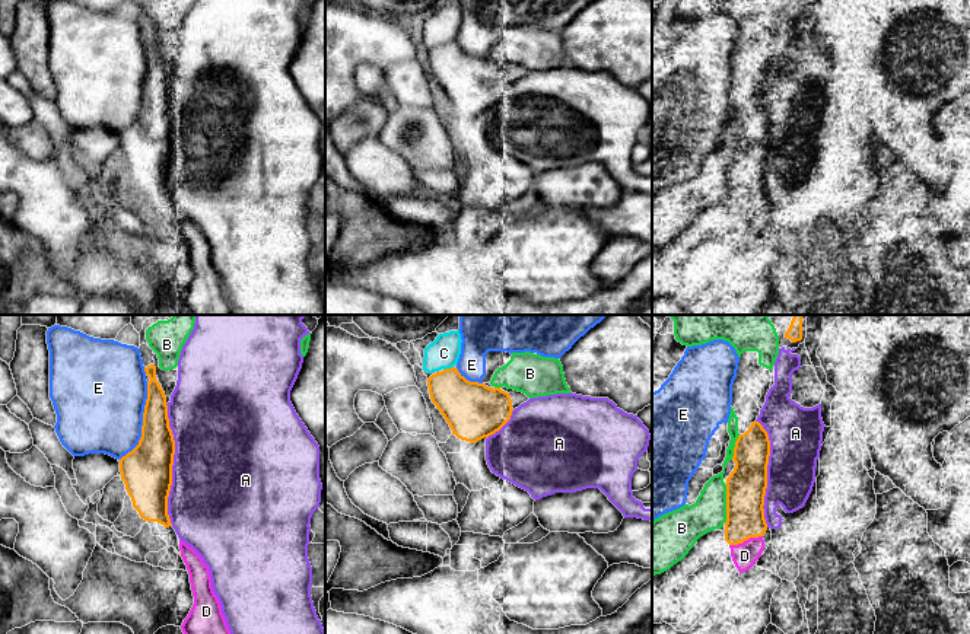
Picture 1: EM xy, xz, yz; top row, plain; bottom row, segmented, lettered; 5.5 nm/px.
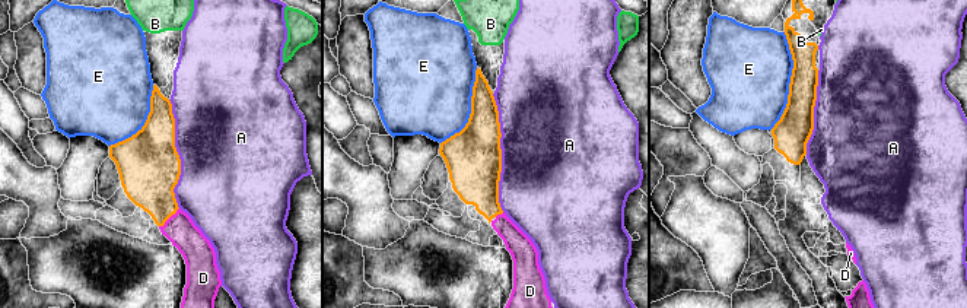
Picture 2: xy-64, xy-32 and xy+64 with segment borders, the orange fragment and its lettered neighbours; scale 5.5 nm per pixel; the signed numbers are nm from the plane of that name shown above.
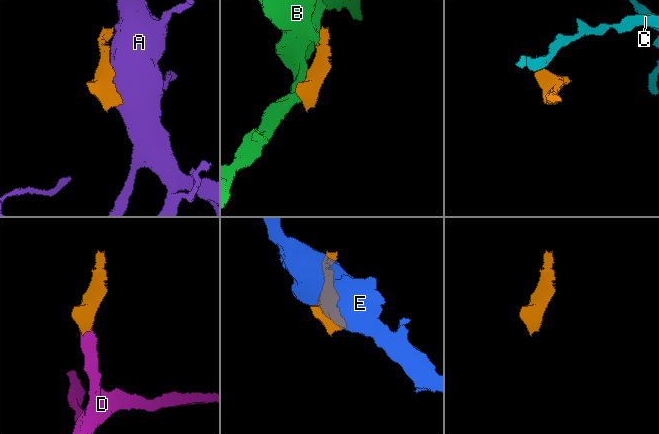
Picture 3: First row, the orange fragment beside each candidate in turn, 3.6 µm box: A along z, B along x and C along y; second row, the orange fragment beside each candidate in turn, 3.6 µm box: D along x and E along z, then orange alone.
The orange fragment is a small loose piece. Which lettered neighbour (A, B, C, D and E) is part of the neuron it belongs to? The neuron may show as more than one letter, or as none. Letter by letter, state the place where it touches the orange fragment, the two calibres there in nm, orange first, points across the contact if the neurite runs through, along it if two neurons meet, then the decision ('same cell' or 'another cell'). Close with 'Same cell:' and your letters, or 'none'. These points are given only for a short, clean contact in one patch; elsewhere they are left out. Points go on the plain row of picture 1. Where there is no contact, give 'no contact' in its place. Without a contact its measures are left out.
A: contact xy (172, 137); calibres 280 and 500 nm; another cell
B: contact yz (727, 177); calibres 220 and 200 nm; another cell
C: contact xz (448, 42); calibres 300 and 170 nm; border xz (452, 40), (444, 44); another cell
D: contact yz (746, 213); calibres 200 and 140 nm; same cell
E: contact xy (143, 96); calibres 280 and 460 nm; another cell
Same cell: D

